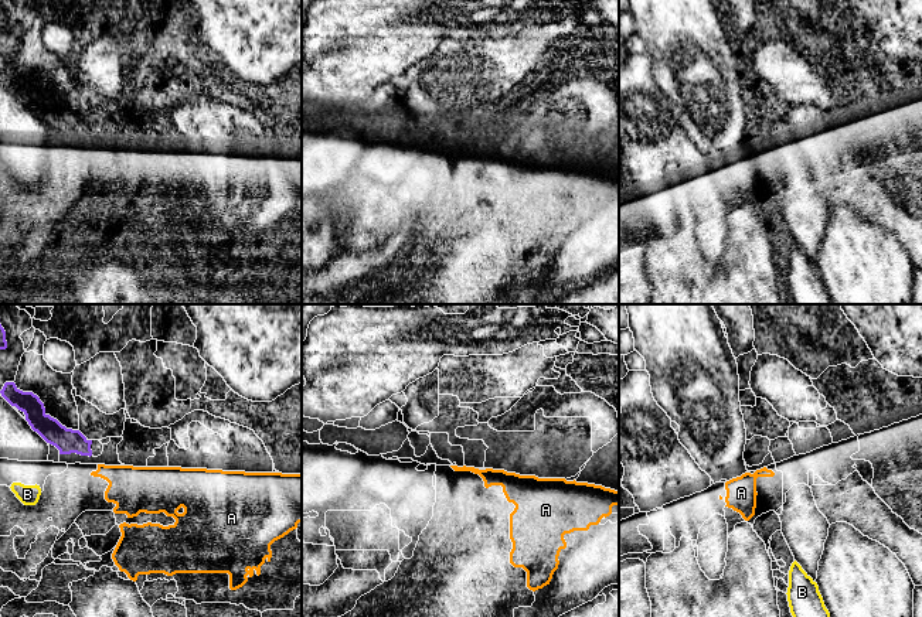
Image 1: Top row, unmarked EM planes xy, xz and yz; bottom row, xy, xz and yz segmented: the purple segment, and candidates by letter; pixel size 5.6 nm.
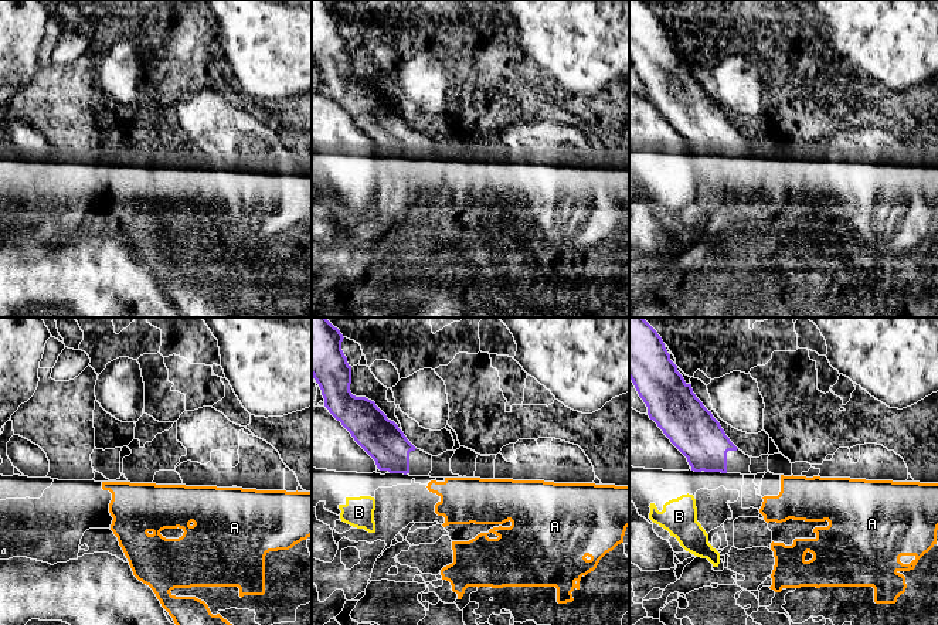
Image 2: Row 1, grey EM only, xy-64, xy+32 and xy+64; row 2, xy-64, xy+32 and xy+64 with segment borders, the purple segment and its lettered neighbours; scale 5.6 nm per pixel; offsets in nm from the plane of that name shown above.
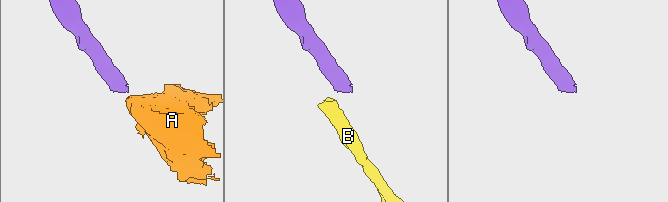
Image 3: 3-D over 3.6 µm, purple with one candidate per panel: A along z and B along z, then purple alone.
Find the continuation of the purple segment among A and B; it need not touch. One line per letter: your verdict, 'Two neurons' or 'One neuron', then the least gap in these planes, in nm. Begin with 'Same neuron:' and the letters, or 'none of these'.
Same neuron: none of these
A: Two neurons. Distance 70 nm
B: Two neurons. Distance 220 nm

